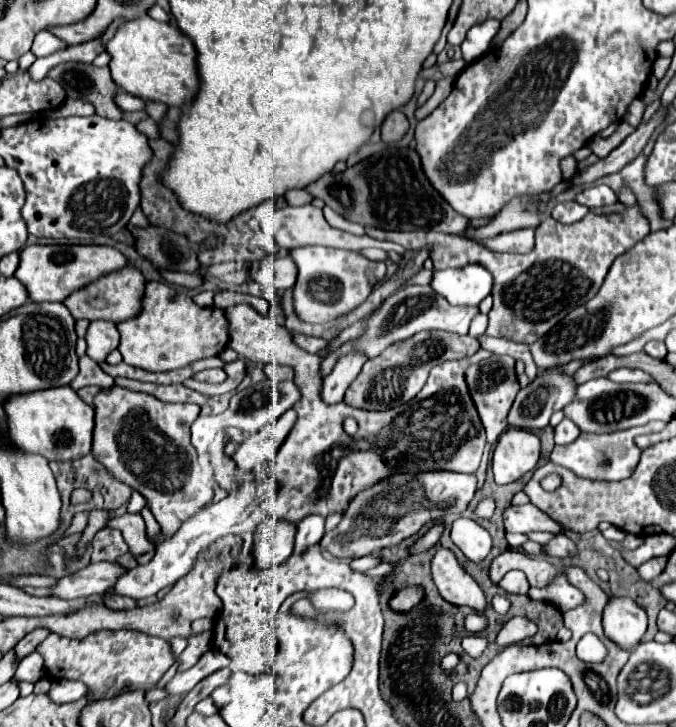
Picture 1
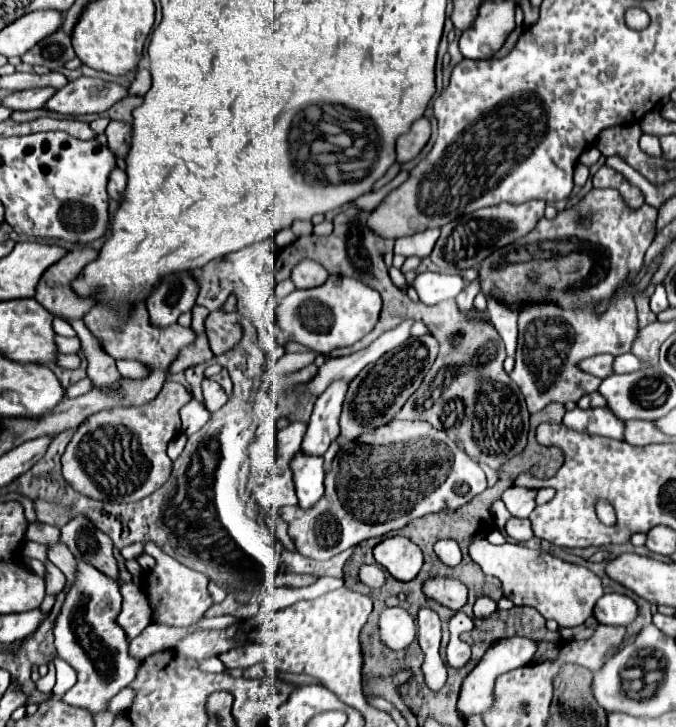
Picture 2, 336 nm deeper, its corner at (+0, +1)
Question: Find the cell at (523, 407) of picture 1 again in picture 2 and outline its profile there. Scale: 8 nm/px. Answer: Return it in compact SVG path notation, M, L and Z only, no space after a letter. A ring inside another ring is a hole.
M624 289L616 291L616 295L620 295L620 299L610 305L604 315L596 315L594 307L588 307L588 311L560 311L552 303L544 303L544 307L526 307L520 311L516 367L510 373L510 379L520 387L530 413L538 413L550 403L564 405L568 401L578 401L598 389L602 379L584 373L578 367L582 359L598 353L622 355L632 351L632 343L638 335L636 305Z

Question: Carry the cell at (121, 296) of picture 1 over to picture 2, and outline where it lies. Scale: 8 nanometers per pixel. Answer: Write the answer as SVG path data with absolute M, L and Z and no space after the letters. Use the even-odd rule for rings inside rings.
M82 247L82 249L76 249L76 251L70 251L66 255L66 259L60 259L60 263L54 263L40 279L38 287L36 287L36 301L40 305L44 305L52 315L56 317L62 317L62 319L82 319L94 305L96 305L96 297L94 295L88 295L88 297L82 297L78 295L74 289L72 289L72 281L80 275L80 271L92 263L94 259L98 257L98 251L94 251L92 247Z

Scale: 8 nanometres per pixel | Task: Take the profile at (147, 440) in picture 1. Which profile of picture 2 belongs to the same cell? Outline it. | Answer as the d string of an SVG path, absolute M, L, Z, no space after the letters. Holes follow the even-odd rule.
M166 381L158 397L140 407L116 407L90 415L70 439L62 455L62 473L72 489L84 497L110 503L138 501L160 489L172 475L166 445L180 433L178 411L192 393L174 381Z

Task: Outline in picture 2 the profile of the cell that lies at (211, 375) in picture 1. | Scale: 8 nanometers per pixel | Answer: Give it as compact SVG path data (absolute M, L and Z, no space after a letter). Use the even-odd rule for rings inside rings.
M204 379L202 381L202 391L204 391L204 399L206 399L206 409L208 411L220 409L220 405L224 405L226 399L228 399L228 395L220 387L220 383L216 383L212 379Z

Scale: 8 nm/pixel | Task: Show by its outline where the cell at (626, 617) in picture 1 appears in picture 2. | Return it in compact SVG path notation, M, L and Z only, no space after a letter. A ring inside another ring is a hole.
M610 593L610 595L604 595L596 603L594 617L602 625L614 625L614 627L622 625L622 627L628 627L638 617L638 605L628 595Z

